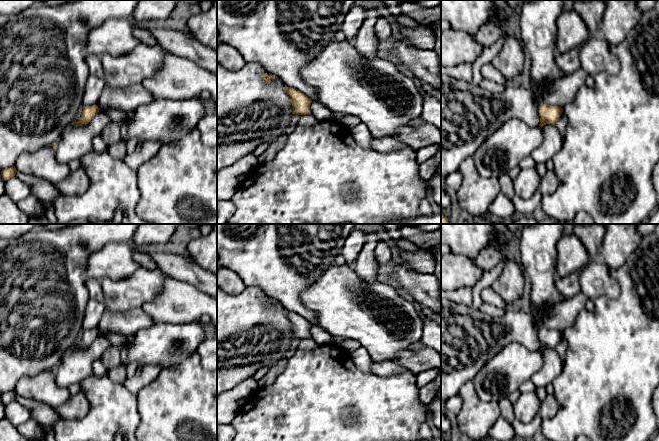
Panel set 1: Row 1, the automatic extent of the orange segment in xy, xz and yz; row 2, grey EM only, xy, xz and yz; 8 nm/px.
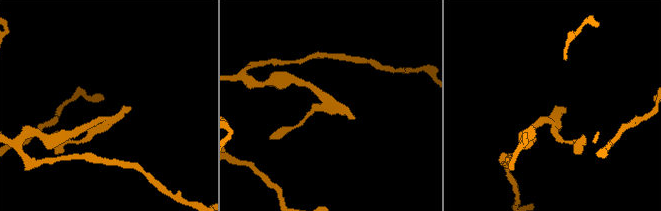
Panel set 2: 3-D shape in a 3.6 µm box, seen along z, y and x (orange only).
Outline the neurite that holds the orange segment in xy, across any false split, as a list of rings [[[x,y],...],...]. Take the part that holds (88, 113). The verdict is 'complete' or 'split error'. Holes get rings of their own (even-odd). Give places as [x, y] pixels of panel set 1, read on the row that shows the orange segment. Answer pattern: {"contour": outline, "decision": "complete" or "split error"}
{"contour": [[[97,105],[93,106],[84,106],[81,114],[80,121],[73,121],[75,126],[83,126],[84,124],[88,124],[96,114],[98,114],[99,108]]], "decision": "complete"}

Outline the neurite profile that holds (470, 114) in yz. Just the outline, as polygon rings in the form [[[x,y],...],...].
[[[441,75],[441,181],[459,170],[462,162],[472,158],[483,142],[510,119],[517,118],[530,127],[539,126],[539,106],[530,90],[516,84],[507,84],[502,93],[494,94],[473,82]]]

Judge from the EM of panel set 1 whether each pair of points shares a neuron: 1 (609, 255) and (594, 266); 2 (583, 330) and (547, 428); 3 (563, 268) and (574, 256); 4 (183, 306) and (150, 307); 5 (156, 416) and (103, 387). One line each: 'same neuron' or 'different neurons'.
1: different neurons
2: same neuron
3: same neuron
4: same neuron
5: different neurons

